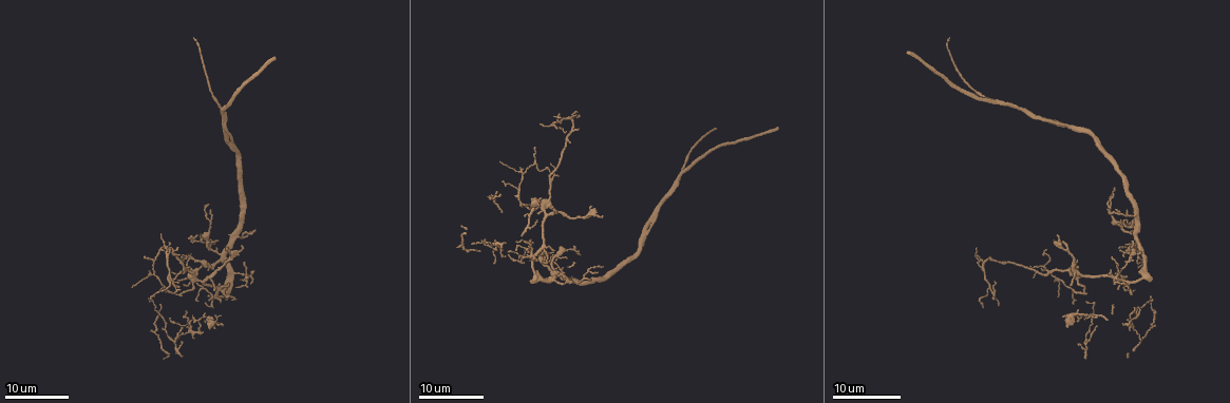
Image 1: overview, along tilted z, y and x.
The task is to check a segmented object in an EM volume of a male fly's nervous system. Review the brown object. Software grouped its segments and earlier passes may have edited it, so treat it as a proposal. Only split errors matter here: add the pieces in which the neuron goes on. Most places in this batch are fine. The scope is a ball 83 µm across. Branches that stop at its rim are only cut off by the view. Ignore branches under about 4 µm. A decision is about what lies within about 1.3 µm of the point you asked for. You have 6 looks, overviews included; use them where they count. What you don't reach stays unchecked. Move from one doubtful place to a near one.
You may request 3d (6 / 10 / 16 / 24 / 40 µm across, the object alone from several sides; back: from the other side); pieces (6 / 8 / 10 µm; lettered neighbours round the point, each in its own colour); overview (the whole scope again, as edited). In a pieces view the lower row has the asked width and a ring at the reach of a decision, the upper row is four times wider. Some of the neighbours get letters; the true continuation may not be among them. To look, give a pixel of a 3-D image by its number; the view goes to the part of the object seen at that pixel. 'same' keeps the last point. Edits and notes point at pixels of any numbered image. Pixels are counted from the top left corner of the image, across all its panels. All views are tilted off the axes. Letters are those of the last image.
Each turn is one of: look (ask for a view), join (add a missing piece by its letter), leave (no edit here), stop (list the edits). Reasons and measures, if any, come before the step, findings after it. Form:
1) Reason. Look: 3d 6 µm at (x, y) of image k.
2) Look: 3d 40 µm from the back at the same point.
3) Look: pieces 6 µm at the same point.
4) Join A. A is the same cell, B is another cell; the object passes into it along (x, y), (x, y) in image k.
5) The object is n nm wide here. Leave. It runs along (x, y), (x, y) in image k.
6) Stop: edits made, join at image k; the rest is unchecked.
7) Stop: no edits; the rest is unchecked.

Thin end. Look: 3d 16 µm at (191, 315) of image 1.

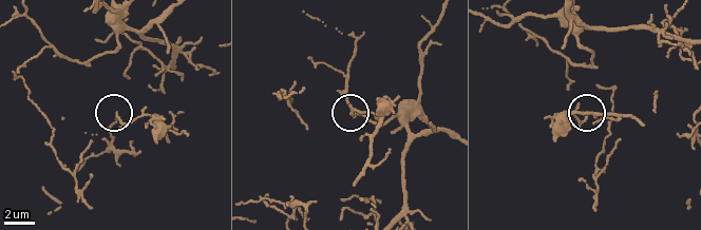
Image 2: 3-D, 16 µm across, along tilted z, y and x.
Look: pieces 8 µm at (351, 114) of image 2.

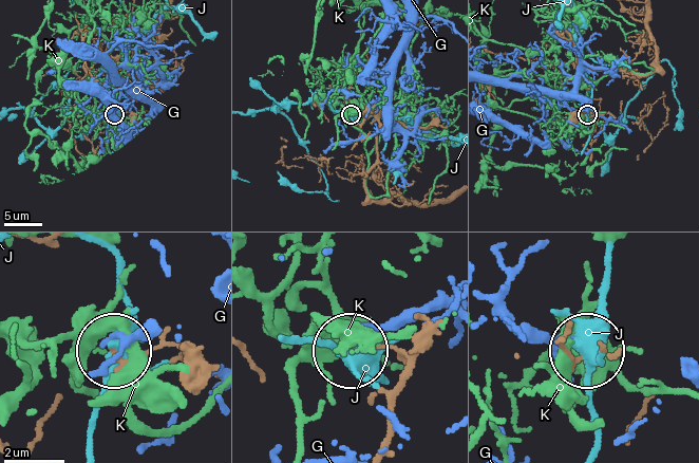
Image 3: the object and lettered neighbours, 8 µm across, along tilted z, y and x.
Leave. G, J and K are other cells; none of them fits.

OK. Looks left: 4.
Free end. Look: 3d 24 µm at (604, 217) of image 1.

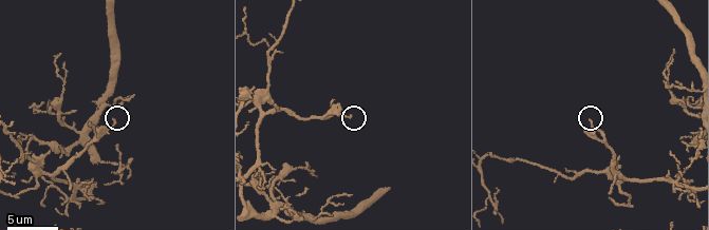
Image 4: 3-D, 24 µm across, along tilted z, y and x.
Look: pieces 6 µm at (114, 120) of image 4.

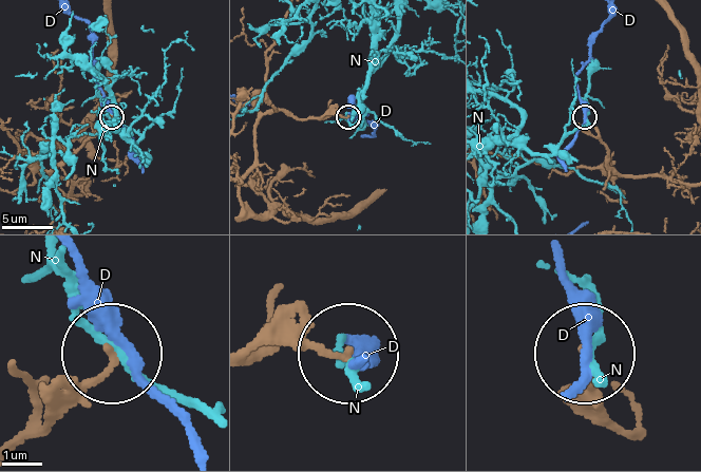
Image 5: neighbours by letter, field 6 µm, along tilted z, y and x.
Leave. D and N are other cells; it runs along (257, 350), (340, 353) in image 5; no lettered piece goes on from it.

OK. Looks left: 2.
Branch stops here. Look: 3d 16 µm at (948, 38) of image 1.

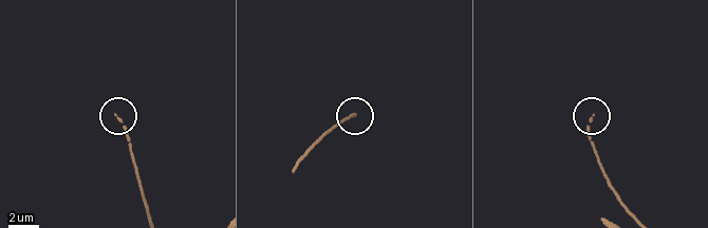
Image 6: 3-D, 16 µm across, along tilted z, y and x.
Look: pieces 10 µm at (116, 115) of image 6.

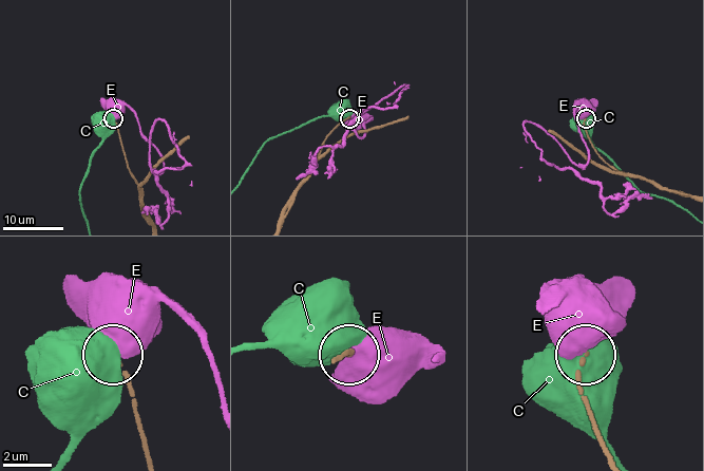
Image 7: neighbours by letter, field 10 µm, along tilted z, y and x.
Leave. C and E are other cells; it runs along (610, 453), (581, 383), (586, 358) in image 7; none of them fits.

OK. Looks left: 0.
Stop: no edits; the rest is unchecked.

